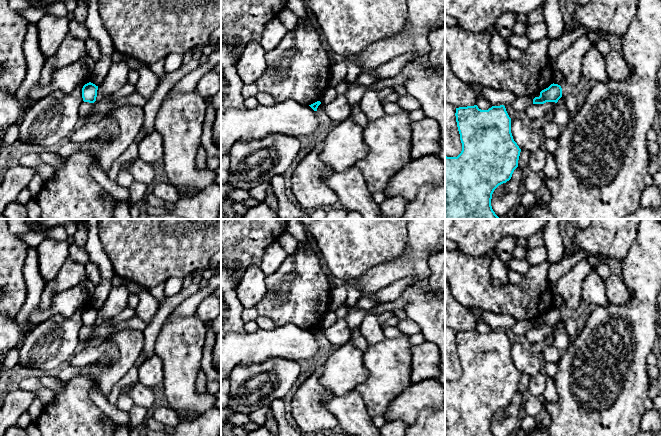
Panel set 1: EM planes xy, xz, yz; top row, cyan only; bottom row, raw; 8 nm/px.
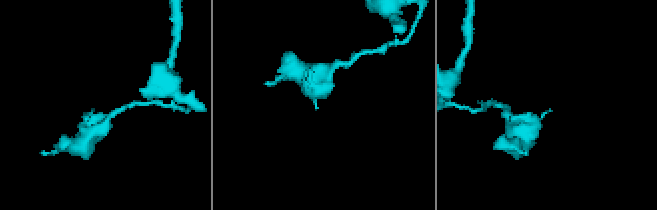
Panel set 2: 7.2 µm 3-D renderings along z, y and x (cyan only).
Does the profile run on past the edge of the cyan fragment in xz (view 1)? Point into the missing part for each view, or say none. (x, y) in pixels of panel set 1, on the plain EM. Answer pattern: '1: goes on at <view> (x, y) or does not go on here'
1: does not go on here

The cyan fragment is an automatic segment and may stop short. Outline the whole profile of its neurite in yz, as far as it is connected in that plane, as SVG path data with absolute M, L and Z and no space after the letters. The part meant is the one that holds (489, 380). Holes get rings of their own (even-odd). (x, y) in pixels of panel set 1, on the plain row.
M477 329L459 331L456 332L455 340L462 367L462 375L457 381L445 380L445 436L494 436L491 430L492 418L499 409L511 403L514 394L518 391L518 384L521 376L521 373L514 365L511 357L511 342L504 329L492 330L488 334L481 334Z

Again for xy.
M89 306L82 312L82 322L84 326L94 327L97 321L98 310Z

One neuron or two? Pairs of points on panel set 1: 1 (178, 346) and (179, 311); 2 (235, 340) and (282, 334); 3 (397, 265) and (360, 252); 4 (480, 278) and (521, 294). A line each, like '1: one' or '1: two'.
1: two
2: one
3: two
4: one

